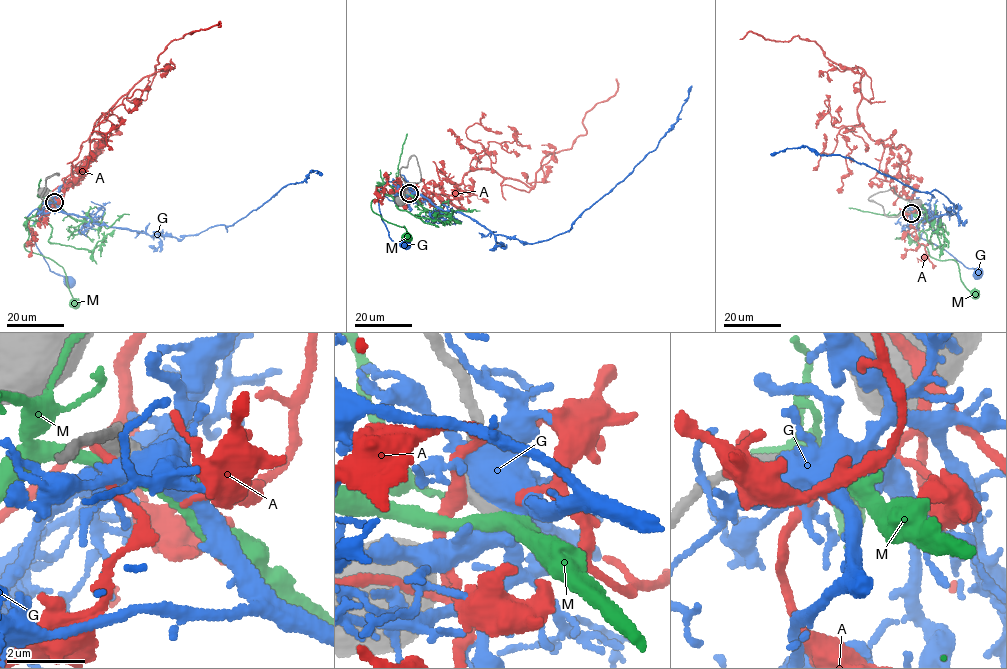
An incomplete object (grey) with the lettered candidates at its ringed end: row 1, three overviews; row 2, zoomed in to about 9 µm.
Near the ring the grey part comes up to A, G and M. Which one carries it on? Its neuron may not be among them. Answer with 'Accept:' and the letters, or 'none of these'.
Accept: none of these

